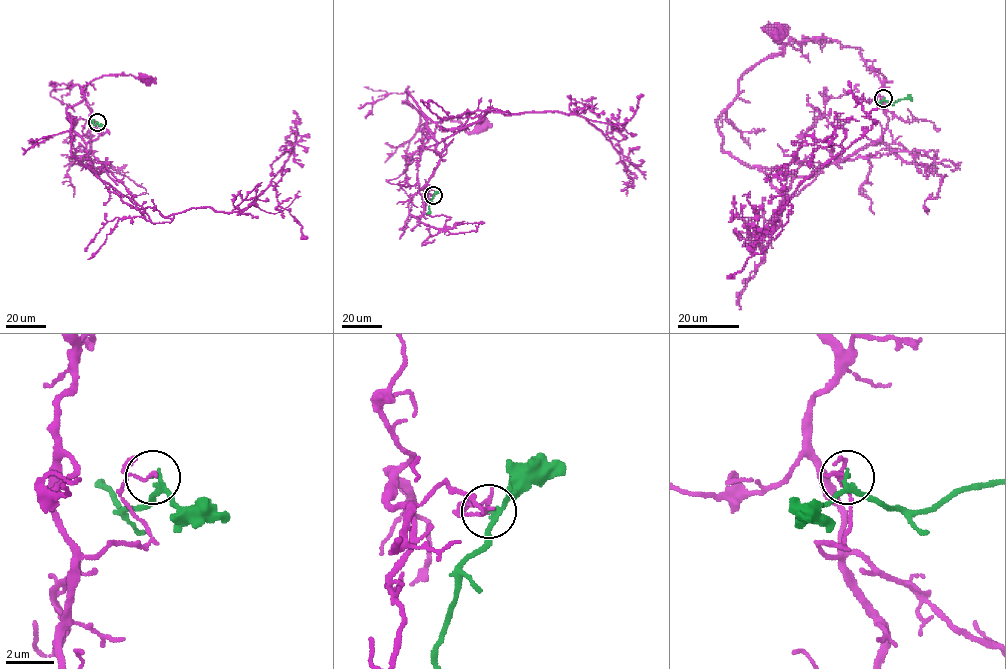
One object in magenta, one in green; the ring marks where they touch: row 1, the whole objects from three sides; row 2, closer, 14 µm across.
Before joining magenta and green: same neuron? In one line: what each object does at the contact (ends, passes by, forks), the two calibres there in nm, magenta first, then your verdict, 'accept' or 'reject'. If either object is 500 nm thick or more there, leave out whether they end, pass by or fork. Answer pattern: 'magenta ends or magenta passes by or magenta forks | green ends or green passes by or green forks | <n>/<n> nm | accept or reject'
magenta ends | green passes by | 170/160 nm | reject

